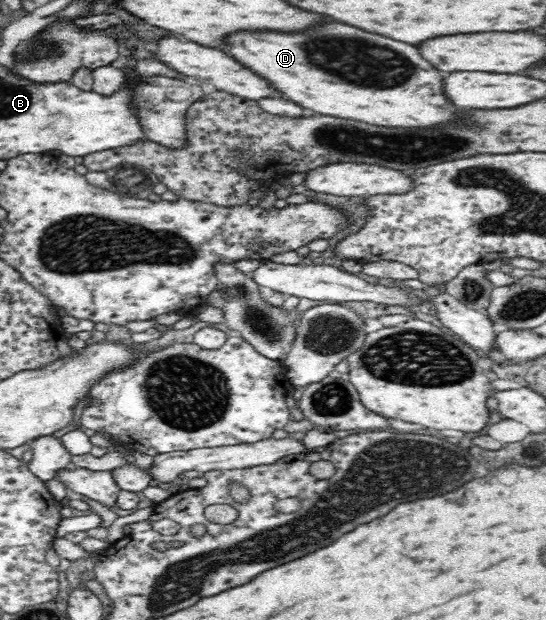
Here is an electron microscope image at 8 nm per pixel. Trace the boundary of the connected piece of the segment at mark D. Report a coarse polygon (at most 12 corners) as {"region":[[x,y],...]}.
{"region":[[327,22],[221,50],[317,114],[457,118],[415,46]]}

